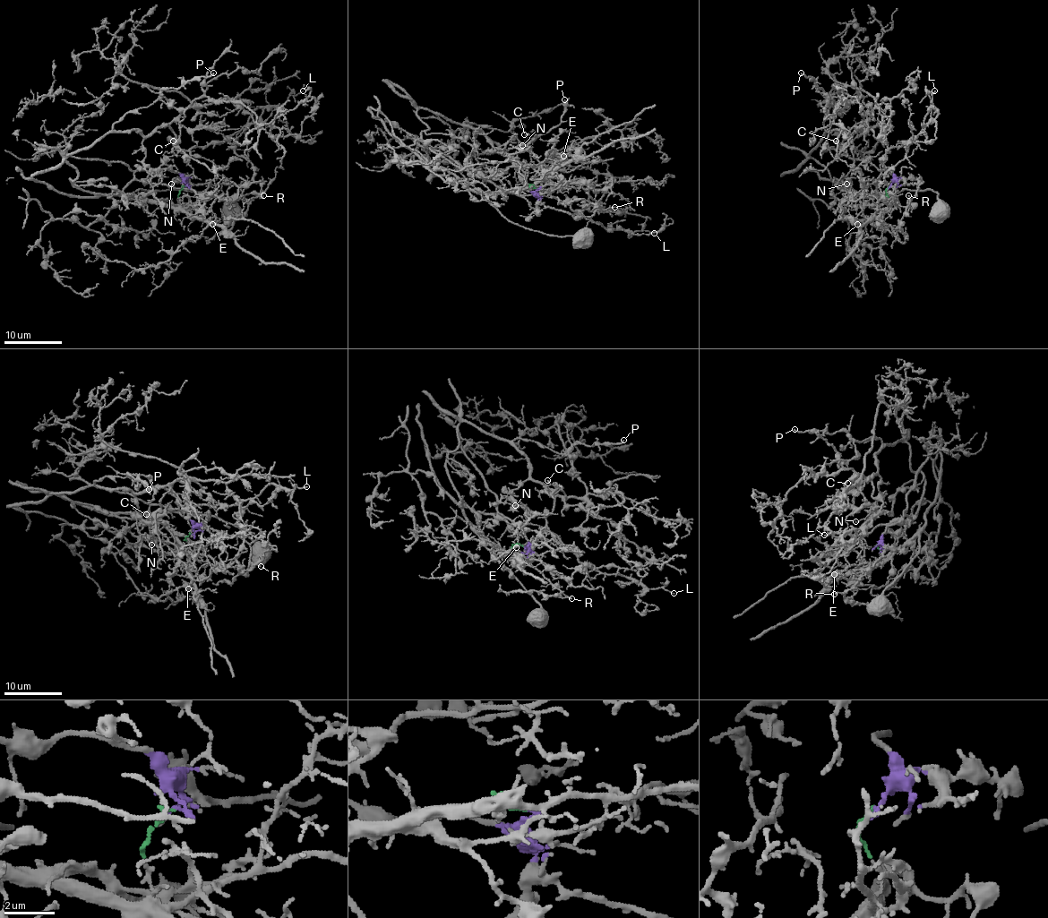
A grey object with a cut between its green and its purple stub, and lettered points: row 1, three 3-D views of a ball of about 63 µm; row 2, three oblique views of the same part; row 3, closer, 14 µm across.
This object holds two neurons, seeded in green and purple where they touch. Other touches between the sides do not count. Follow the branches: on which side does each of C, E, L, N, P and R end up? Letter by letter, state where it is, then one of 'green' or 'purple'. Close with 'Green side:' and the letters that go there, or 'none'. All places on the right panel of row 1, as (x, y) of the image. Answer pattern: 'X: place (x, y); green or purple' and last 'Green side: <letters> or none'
C: place (836, 141); purple
E: place (857, 224); green
L: place (934, 90); purple
N: place (846, 184); purple
P: place (801, 72); purple
R: place (908, 195); purple
Green side: E

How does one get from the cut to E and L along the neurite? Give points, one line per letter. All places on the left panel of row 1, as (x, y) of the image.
E: (184, 186), (180, 191), (180, 205), (192, 215), (201, 218), (211, 211), (216, 217), (211, 224)
L: (184, 185), (140, 169), (92, 193), (65, 159), (110, 132), (167, 126), (182, 150), (220, 143), (302, 90)

